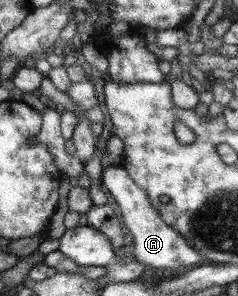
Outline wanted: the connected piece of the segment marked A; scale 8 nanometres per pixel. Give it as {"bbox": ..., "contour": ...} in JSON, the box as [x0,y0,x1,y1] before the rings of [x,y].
{"bbox":[100,165,203,274],"contour":[[[121,165],[106,166],[100,181],[104,184],[104,189],[108,191],[108,195],[114,199],[114,203],[118,205],[123,226],[132,235],[132,251],[136,262],[145,267],[164,269],[165,273],[169,274],[192,268],[203,261],[181,235],[157,216],[157,211],[151,207],[145,193],[130,179]]]}

